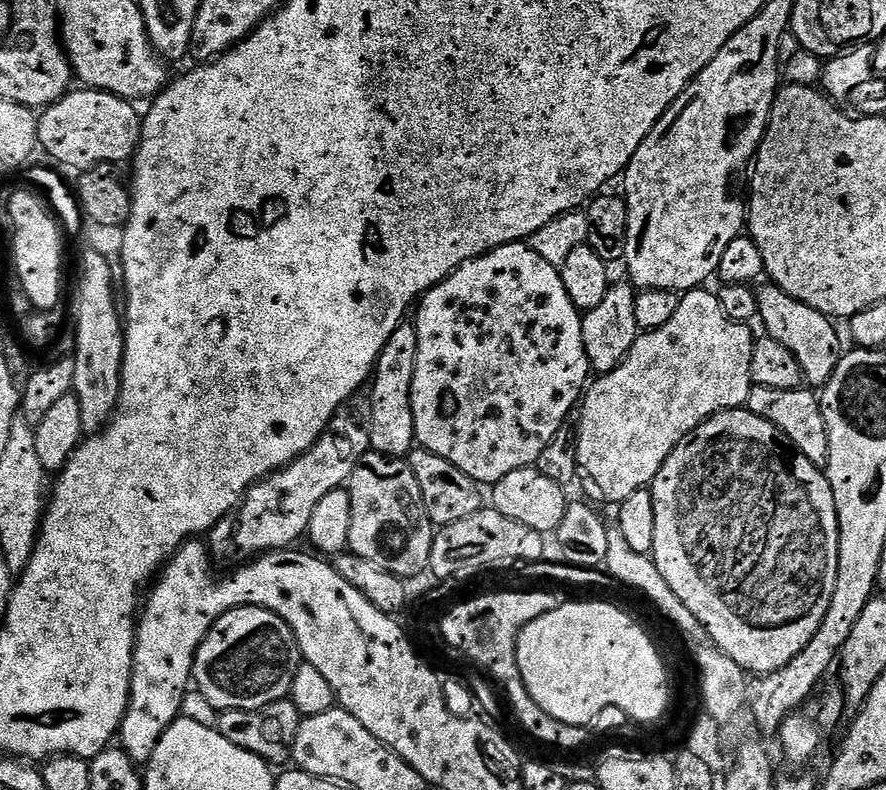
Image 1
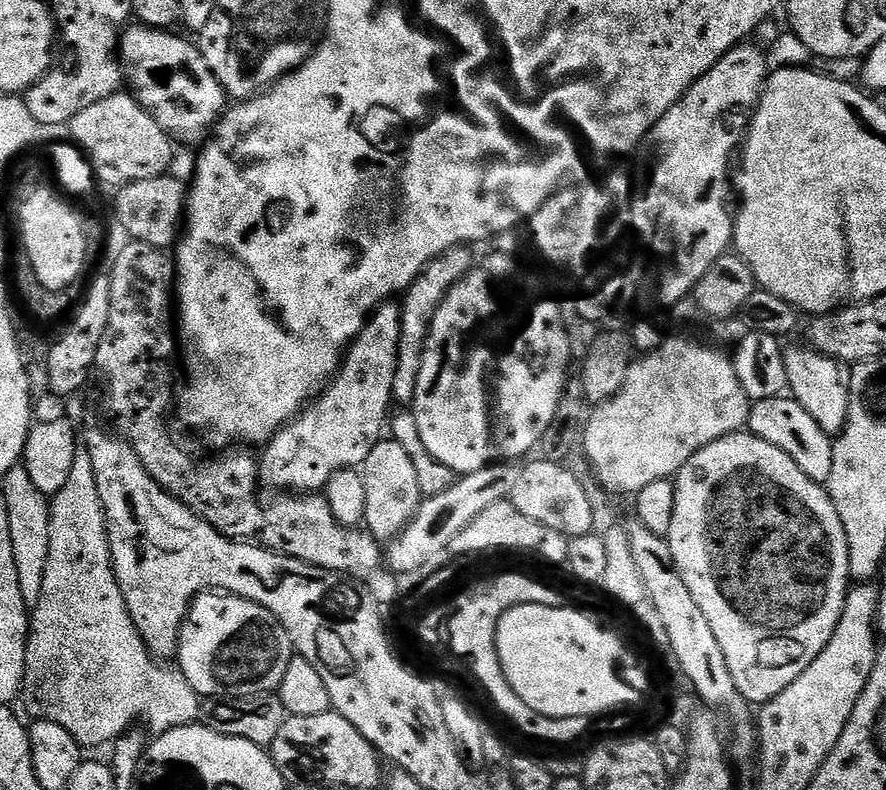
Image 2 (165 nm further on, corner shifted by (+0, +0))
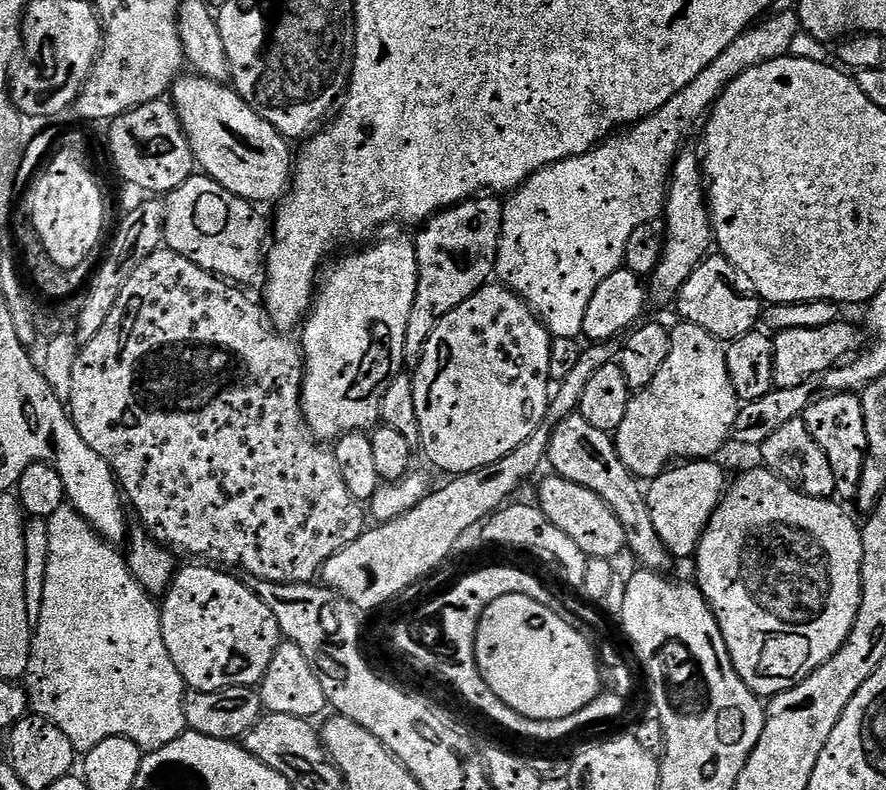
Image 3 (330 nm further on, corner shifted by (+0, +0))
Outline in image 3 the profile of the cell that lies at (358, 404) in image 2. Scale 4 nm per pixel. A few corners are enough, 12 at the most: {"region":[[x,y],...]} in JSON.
{"region":[[416,246],[326,272],[298,336],[304,426],[381,423],[405,367]]}

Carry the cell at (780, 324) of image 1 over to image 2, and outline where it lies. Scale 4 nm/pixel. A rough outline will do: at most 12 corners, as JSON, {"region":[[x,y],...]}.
{"region":[[811,346],[784,348],[788,392],[835,438],[852,369]]}

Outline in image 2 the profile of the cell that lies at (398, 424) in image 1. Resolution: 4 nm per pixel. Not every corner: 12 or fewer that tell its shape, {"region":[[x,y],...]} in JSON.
{"region":[[468,246],[429,262],[400,304],[392,399],[411,405],[446,294],[474,267]]}

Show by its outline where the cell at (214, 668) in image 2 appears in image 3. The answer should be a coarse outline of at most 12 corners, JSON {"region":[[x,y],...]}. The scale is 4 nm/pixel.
{"region":[[181,567],[162,638],[191,691],[259,685],[282,643],[227,571]]}

